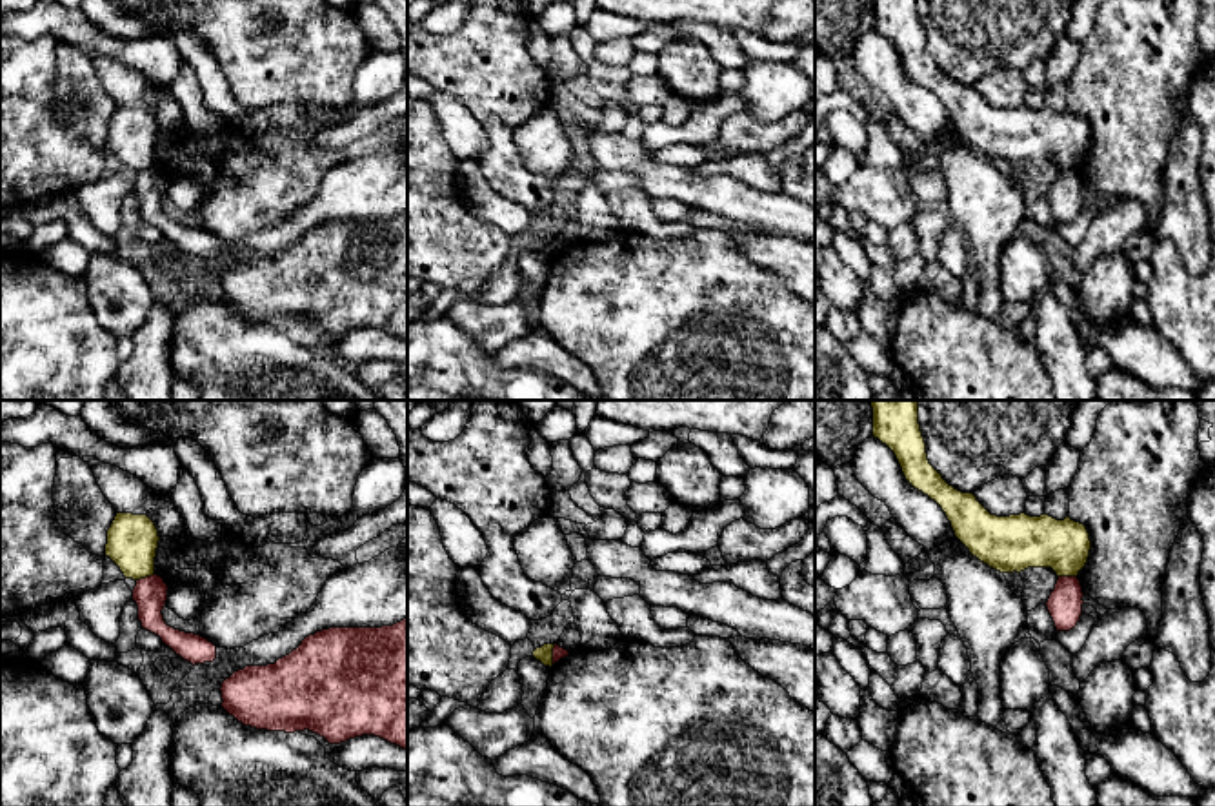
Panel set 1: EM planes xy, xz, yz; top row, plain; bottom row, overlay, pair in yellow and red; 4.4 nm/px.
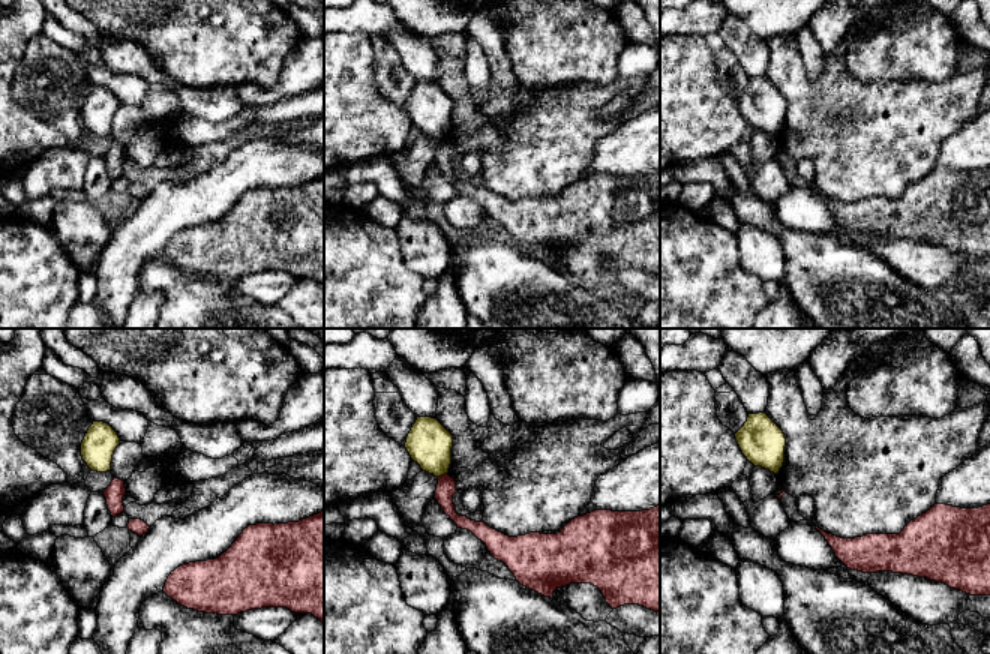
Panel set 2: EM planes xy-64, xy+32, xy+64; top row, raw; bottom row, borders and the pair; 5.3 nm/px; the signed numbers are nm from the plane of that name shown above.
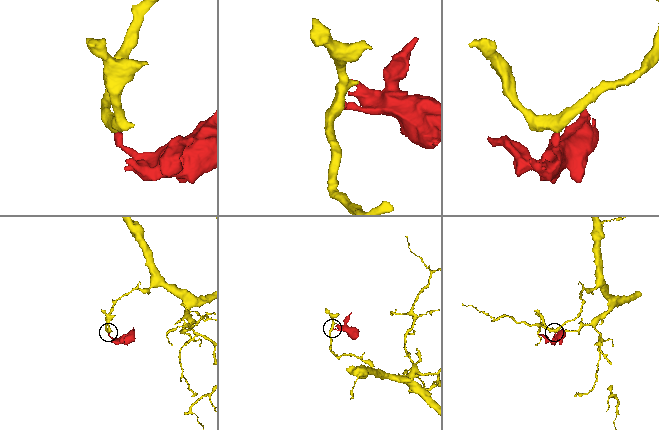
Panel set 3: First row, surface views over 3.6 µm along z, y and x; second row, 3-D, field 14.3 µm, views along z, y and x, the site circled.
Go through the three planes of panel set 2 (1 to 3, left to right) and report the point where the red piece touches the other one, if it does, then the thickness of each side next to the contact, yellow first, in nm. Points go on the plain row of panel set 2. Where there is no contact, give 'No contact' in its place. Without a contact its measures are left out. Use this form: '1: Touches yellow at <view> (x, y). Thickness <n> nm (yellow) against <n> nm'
1: No contact
2: Touches yellow at xy+32 (441, 138). Thickness 240 nm (yellow) against 110 nm
3: No contact

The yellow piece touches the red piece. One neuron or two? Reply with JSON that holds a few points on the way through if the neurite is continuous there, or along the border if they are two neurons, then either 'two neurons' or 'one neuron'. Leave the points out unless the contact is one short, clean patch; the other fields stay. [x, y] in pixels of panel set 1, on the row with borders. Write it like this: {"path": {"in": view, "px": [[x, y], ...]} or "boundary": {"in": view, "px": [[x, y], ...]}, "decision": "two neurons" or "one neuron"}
{"boundary": {"in": "xy", "px": [[153, 574], [137, 581]]}, "decision": "two neurons"}

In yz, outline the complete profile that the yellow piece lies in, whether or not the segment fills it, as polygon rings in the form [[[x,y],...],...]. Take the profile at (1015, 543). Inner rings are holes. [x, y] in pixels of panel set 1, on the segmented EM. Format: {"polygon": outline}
{"polygon": [[[919,400],[869,402],[873,437],[895,453],[906,480],[942,508],[955,537],[973,557],[1000,573],[1051,568],[1057,577],[1077,577],[1086,566],[1091,540],[1084,524],[1046,513],[991,515],[973,493],[955,489],[929,464]]]}

